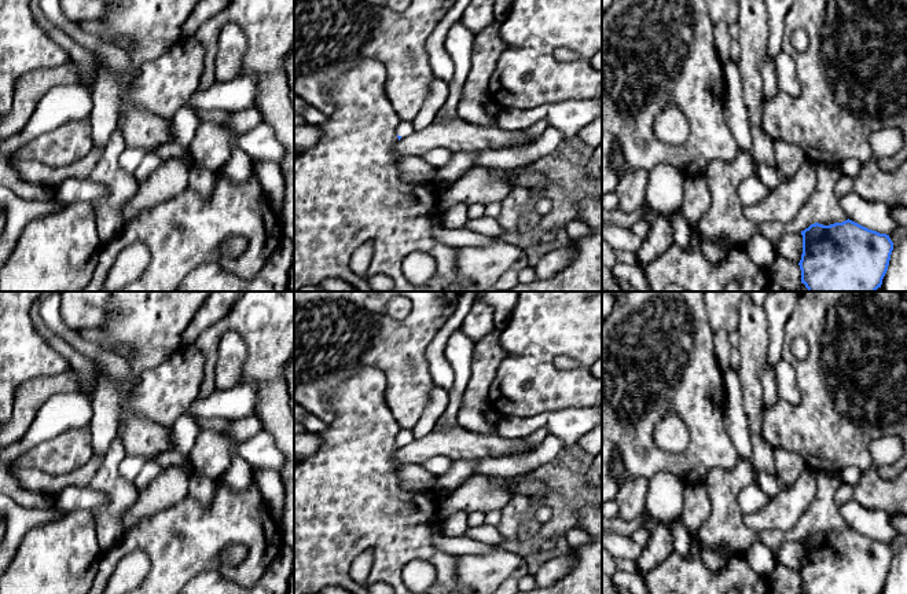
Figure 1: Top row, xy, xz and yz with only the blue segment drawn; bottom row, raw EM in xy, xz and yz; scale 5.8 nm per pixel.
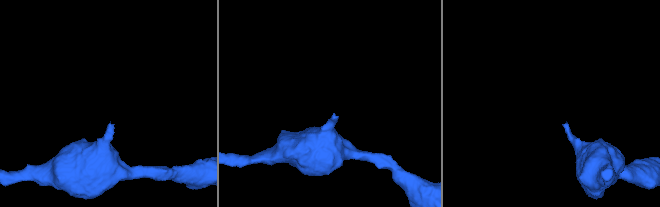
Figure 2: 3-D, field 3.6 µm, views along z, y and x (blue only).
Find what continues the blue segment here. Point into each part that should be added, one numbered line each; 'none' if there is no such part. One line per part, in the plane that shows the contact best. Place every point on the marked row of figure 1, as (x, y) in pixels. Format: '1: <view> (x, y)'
1: xz (404, 128)

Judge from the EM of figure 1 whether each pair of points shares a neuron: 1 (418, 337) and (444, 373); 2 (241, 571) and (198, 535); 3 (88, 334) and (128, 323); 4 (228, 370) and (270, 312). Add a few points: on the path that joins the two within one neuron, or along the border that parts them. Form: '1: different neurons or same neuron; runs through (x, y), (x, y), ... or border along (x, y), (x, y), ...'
1: different neurons; border along (445, 322), (426, 349), (426, 362), (432, 380)
2: same neuron; runs through (252, 552), (252, 546), (241, 535), (217, 535)
3: different neurons; border along (96, 329), (112, 340), (125, 343), (129, 347)
4: different neurons; border along (228, 330), (234, 330), (246, 343), (241, 377)

